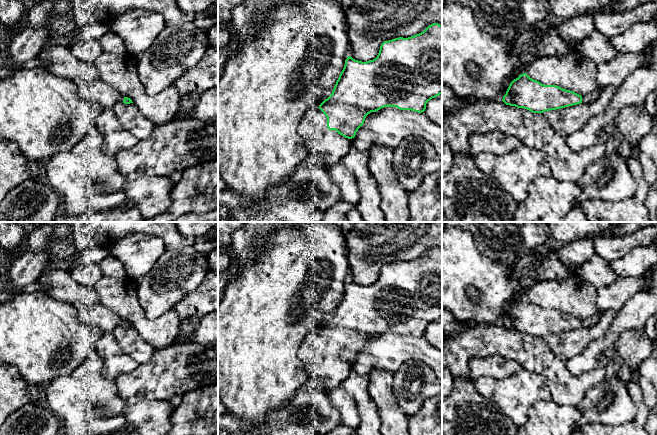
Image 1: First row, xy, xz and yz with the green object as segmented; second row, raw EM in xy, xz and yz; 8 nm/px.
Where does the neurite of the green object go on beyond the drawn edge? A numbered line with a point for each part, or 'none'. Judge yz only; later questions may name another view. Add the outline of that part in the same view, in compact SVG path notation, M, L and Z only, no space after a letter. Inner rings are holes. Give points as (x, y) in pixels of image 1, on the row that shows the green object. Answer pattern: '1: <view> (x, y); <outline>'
1: yz (593, 96); M598 86L593 92L583 95L582 102L588 104L588 103L596 101L604 88L605 87Z

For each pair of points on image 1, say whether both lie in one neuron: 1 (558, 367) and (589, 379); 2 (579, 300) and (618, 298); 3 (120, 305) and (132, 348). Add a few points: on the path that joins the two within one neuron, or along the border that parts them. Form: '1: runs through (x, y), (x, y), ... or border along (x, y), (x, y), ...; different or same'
1: runs through (565, 375), (571, 381), (581, 381); same
2: border along (596, 289), (596, 306), (599, 309); different
3: border along (133, 326), (149, 344); different

